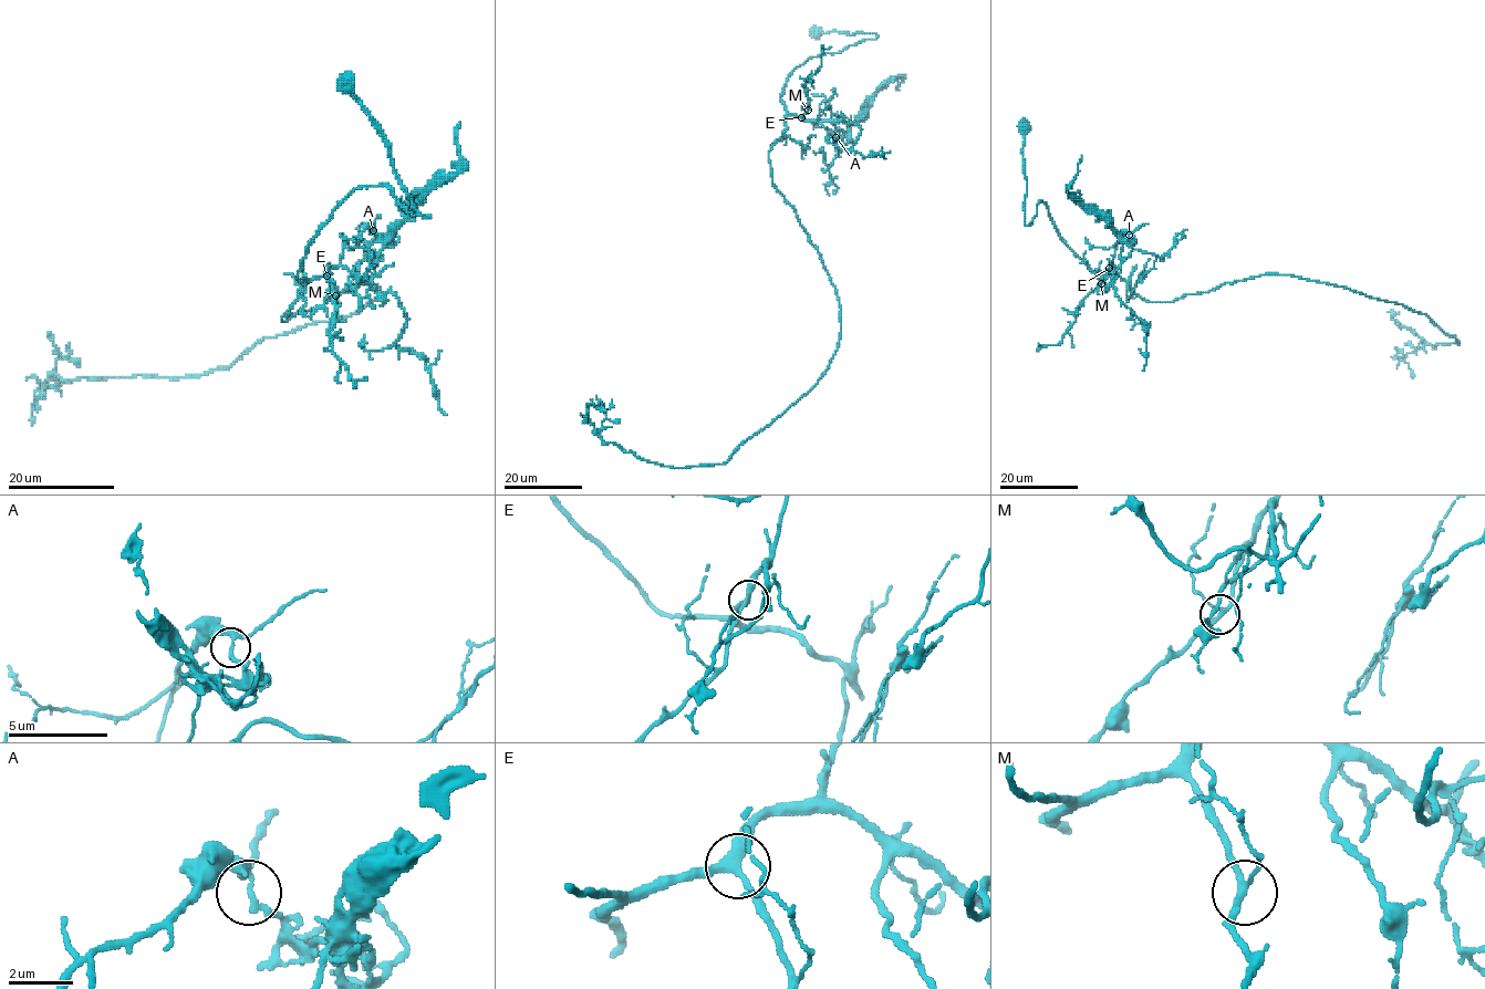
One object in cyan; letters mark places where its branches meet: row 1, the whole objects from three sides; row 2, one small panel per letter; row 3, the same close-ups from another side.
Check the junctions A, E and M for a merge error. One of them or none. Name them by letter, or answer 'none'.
A

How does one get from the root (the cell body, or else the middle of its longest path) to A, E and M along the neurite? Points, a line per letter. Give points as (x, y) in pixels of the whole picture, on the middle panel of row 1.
A: (814, 32), (876, 35), (838, 52), (813, 56), (788, 76), (780, 95), (785, 110), (826, 127), (836, 137)
E: (814, 32), (873, 32), (876, 37), (838, 52), (813, 56), (792, 71), (780, 99), (788, 113), (801, 117)
M: (814, 32), (873, 32), (876, 37), (813, 56), (792, 71), (780, 95), (785, 110), (798, 116), (808, 110)

